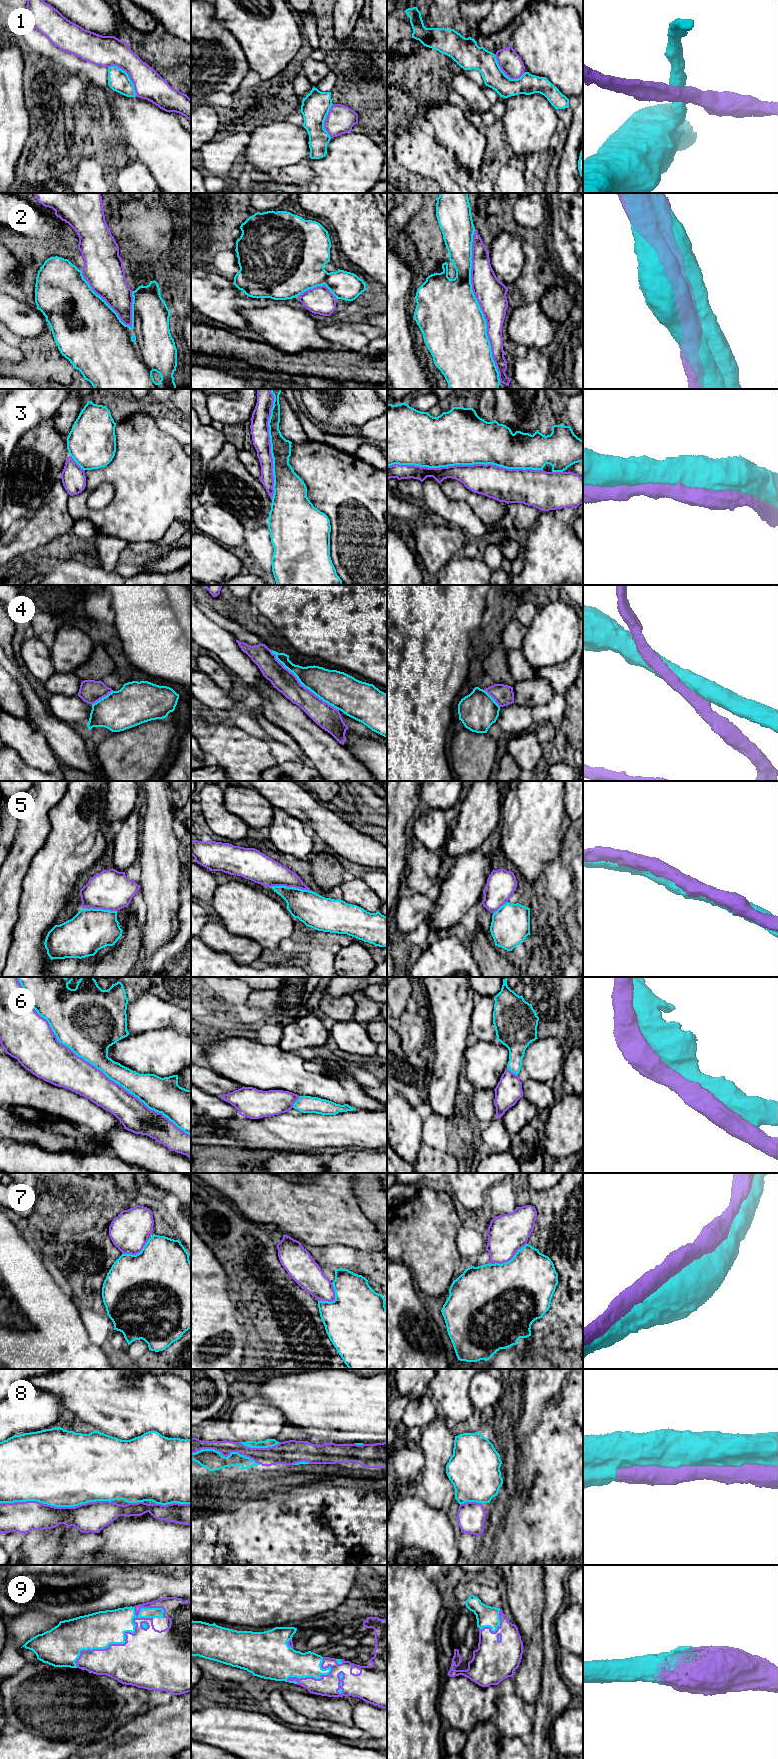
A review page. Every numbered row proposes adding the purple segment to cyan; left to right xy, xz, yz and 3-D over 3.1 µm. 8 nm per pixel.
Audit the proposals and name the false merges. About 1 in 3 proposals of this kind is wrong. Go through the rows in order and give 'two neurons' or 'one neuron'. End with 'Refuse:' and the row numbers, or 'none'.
1: two neurons
2: two neurons
3: one neuron
4: two neurons
5: one neuron
6: two neurons
7: one neuron
8: one neuron
9: one neuron
Refuse: 1, 2, 4, 6

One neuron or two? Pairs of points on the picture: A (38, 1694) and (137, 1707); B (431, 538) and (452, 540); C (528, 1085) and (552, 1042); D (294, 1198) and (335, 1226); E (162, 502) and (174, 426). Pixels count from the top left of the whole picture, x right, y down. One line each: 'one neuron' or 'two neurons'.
A: one neuron
B: one neuron
C: one neuron
D: one neuron
E: two neurons

